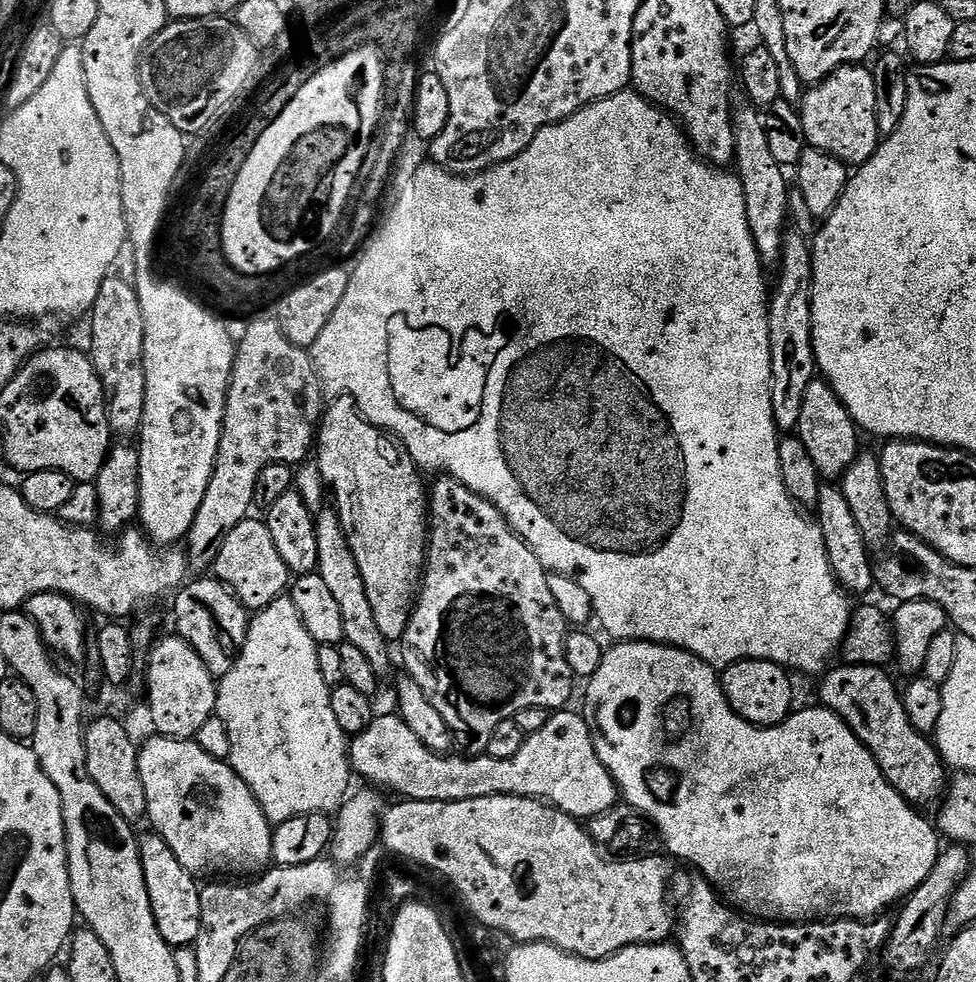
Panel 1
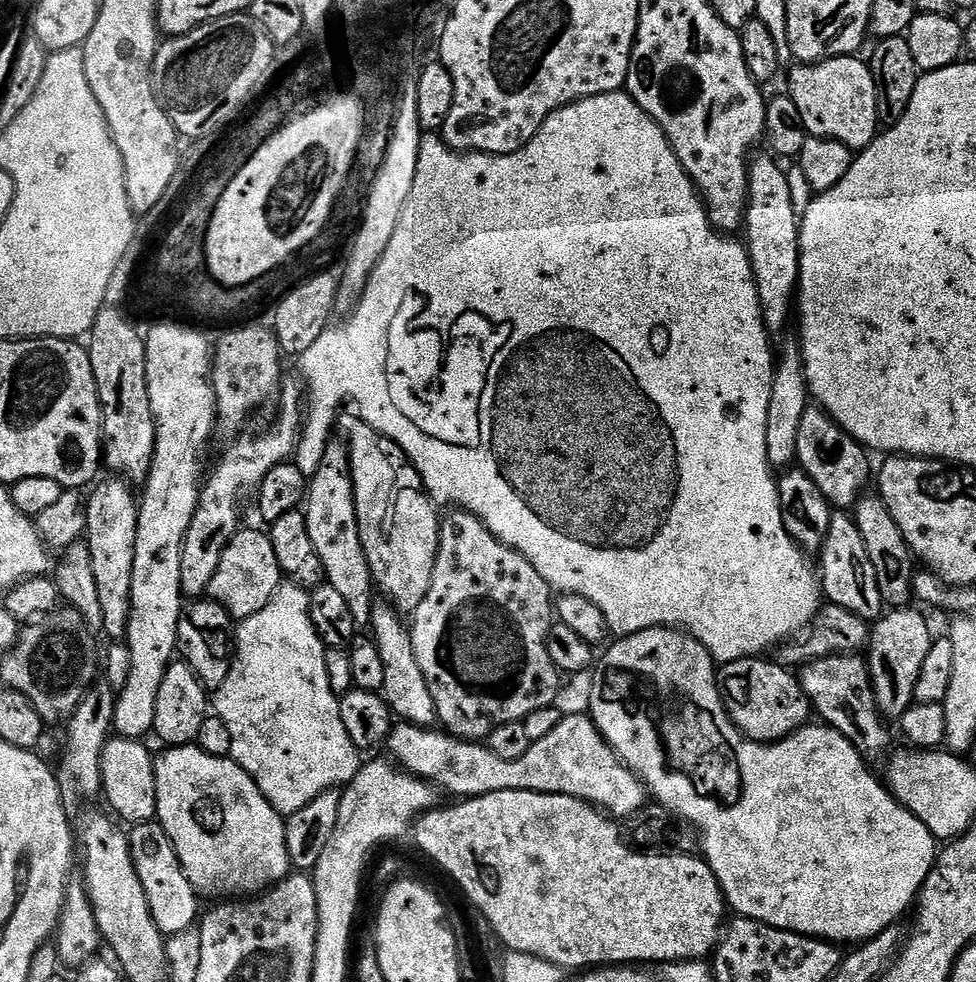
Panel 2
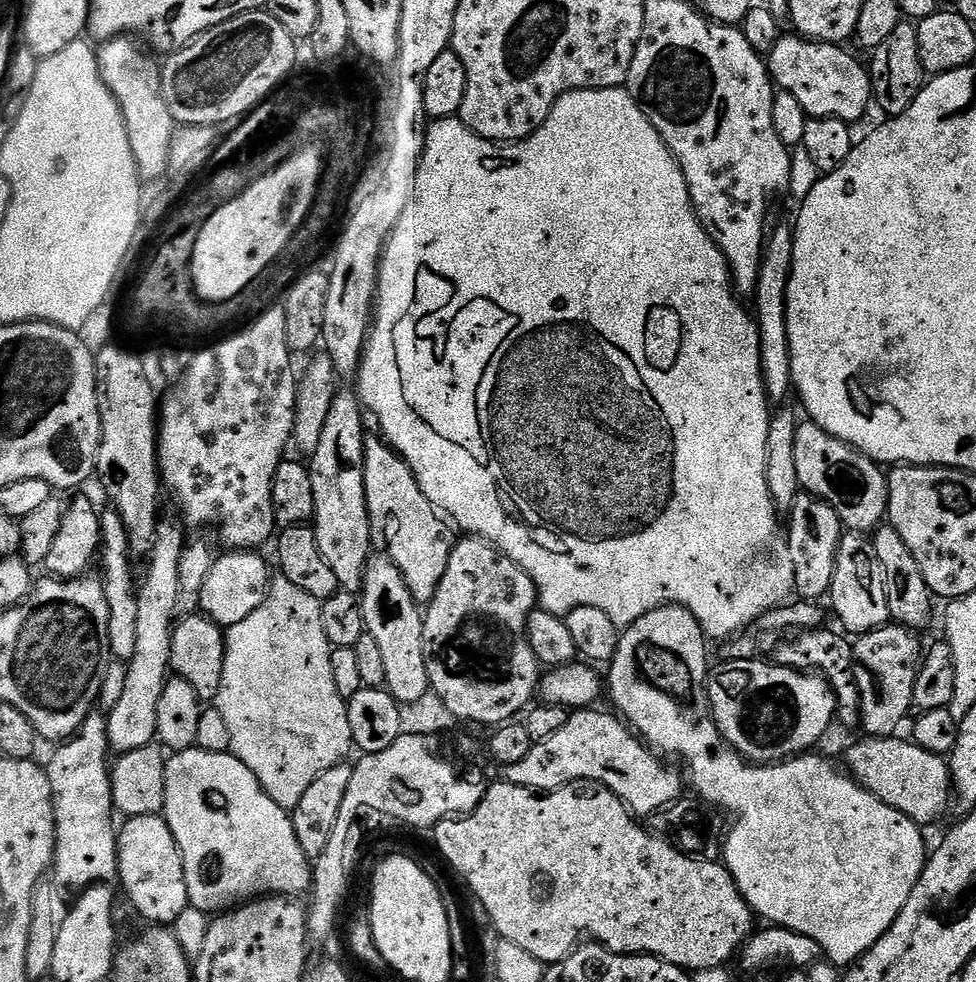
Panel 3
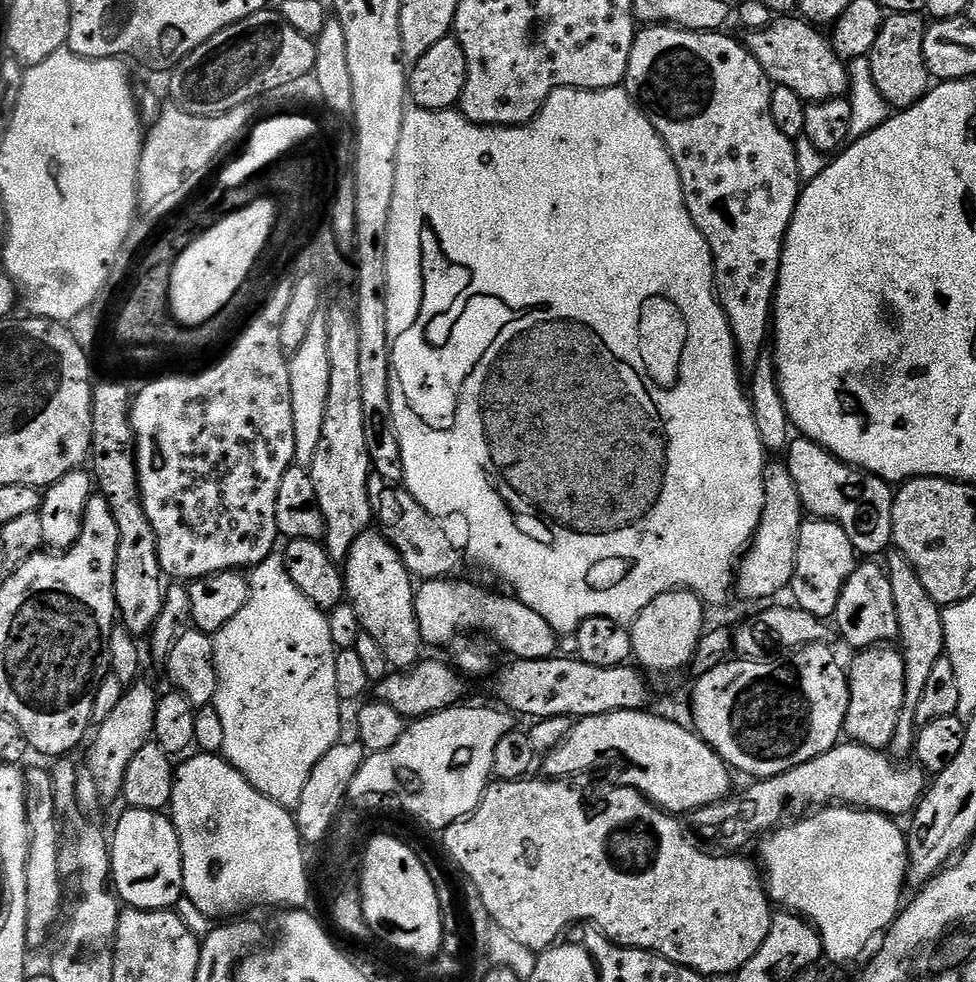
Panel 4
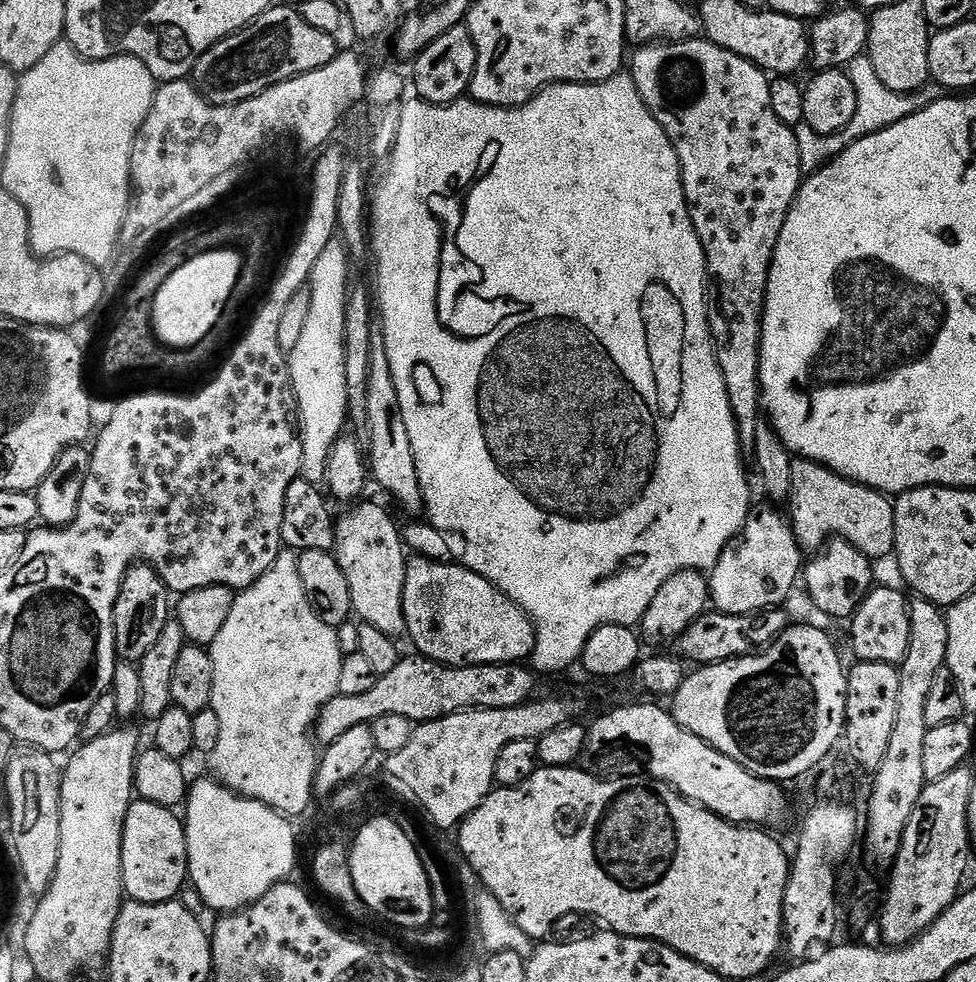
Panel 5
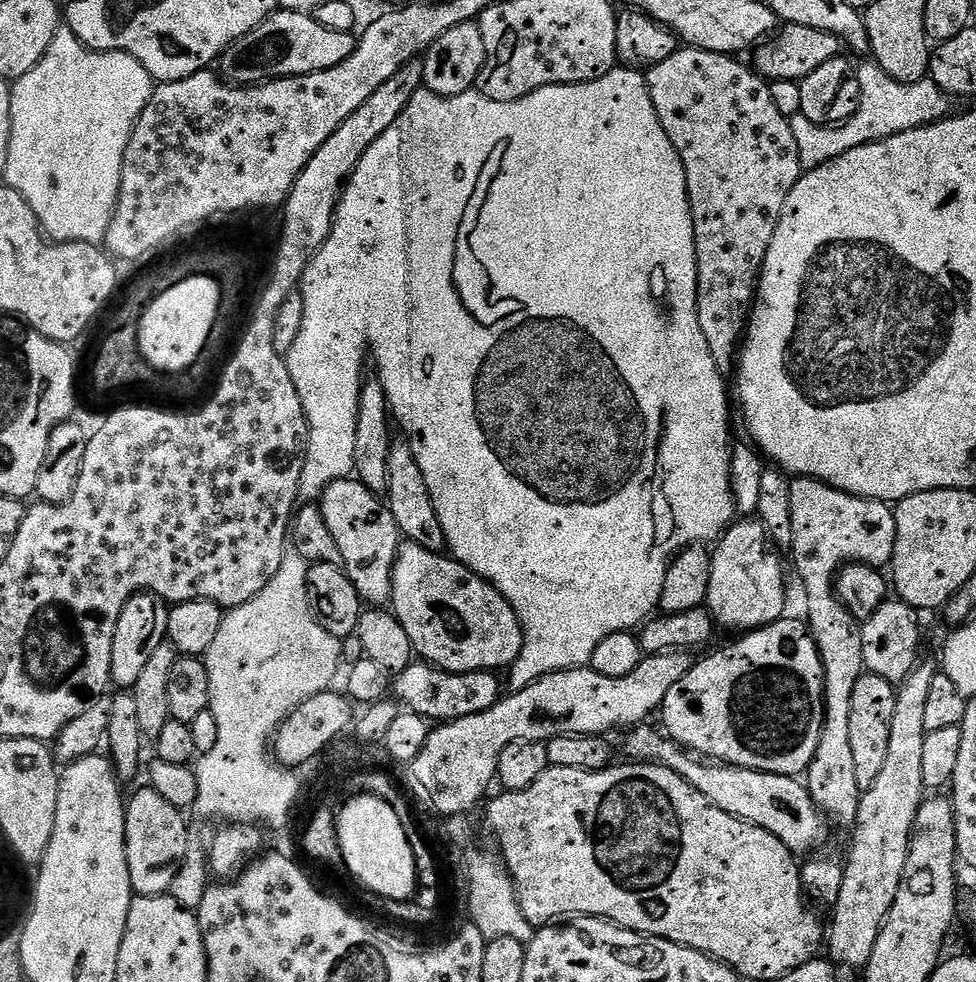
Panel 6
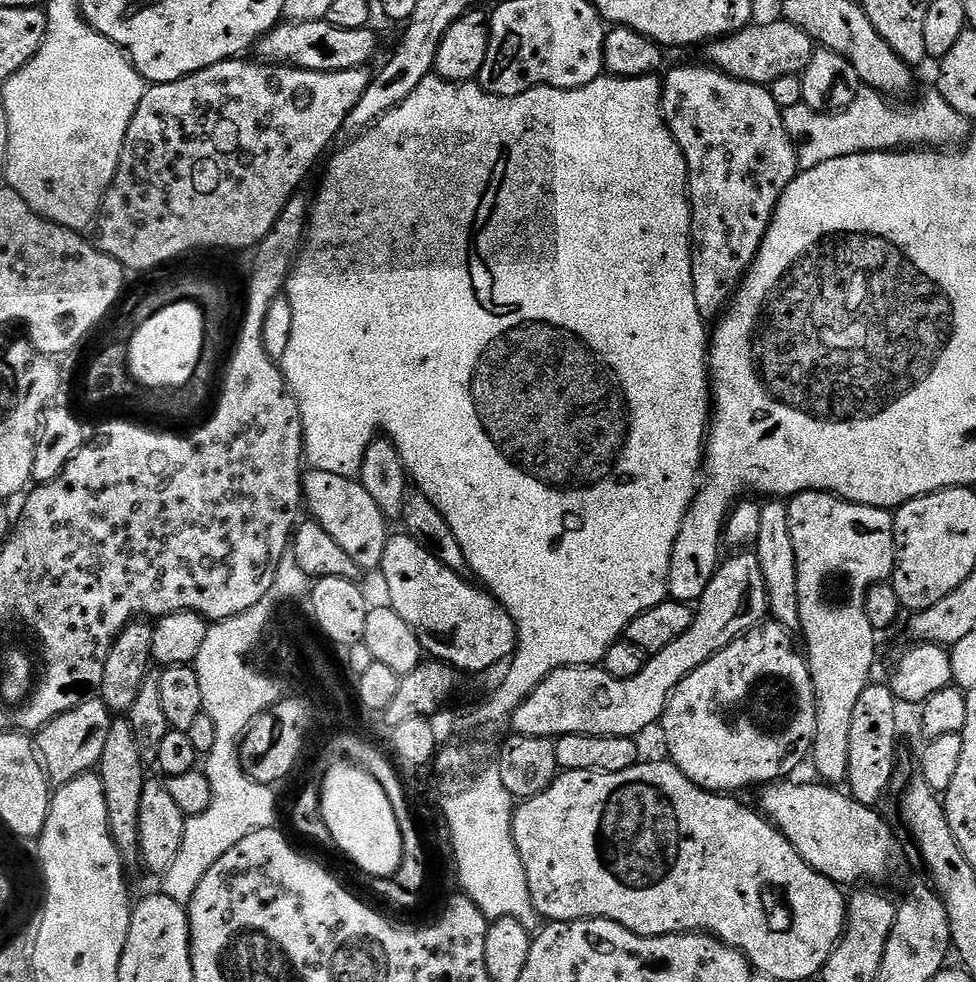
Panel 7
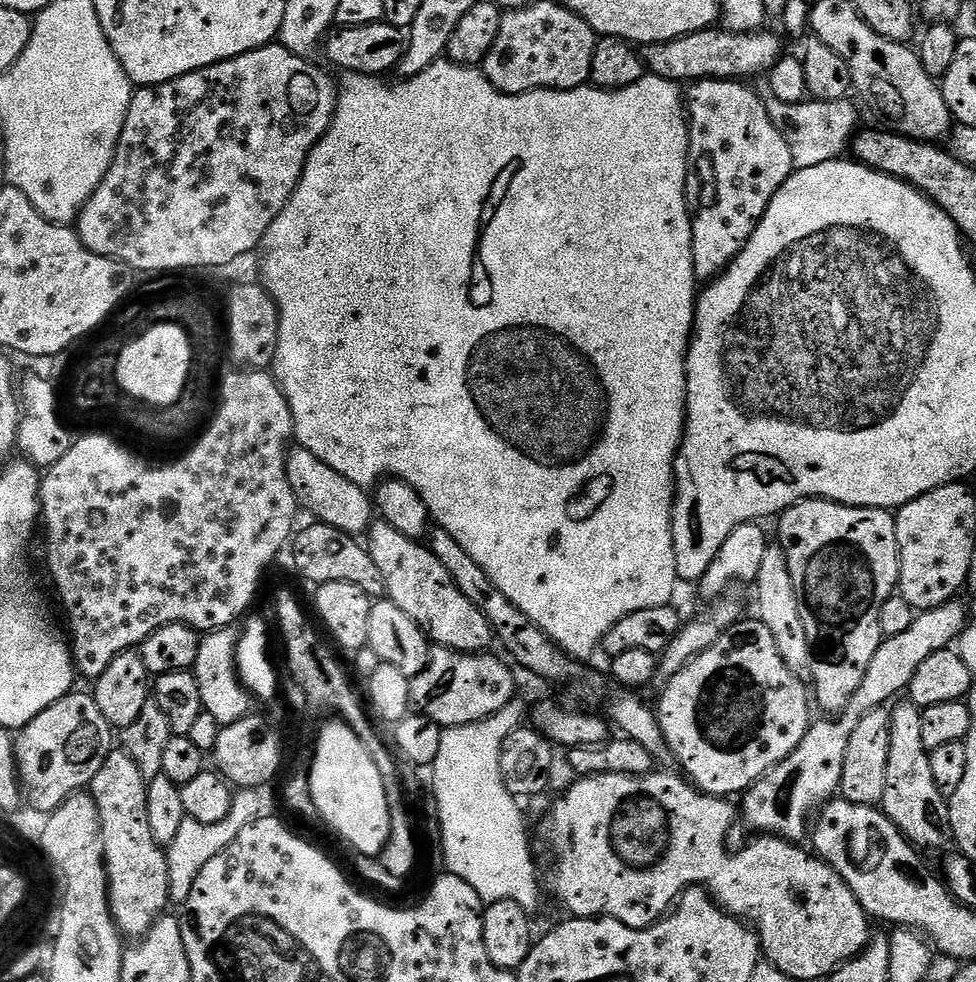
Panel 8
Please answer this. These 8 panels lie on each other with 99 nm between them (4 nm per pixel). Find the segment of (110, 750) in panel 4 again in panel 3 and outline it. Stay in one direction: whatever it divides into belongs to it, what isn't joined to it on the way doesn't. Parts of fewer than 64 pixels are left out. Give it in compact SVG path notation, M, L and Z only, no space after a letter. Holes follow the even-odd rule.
M166 518L156 526L156 541L152 551L146 557L148 569L144 572L144 581L139 581L136 601L138 602L138 639L134 658L126 663L126 687L113 708L107 709L108 746L113 753L138 750L156 740L158 726L158 701L162 690L170 679L170 642L172 629L178 613L178 562L186 543L179 523L171 524ZM177 524L177 525L176 525ZM180 527L180 528L179 528Z

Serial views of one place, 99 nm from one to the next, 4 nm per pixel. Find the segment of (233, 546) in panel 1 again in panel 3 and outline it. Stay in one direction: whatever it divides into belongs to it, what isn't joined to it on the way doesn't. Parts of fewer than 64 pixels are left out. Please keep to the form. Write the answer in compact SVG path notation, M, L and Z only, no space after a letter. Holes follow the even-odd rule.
M228 550L225 556L217 555L210 566L210 574L206 574L206 582L202 582L202 598L199 611L213 620L219 628L225 630L238 626L262 606L268 597L270 575L268 564L256 550Z

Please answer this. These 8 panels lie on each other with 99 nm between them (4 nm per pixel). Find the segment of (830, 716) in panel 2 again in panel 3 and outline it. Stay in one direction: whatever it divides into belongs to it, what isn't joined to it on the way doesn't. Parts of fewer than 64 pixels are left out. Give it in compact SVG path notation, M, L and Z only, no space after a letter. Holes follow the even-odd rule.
M821 626L813 628L811 631L801 631L791 637L793 640L788 640L790 638L781 639L774 651L774 660L784 668L794 668L797 672L823 676L836 696L839 723L844 723L848 728L859 729L861 727L860 691L856 685L852 659L854 644L847 635L841 634L839 631L836 632L831 632L828 626Z

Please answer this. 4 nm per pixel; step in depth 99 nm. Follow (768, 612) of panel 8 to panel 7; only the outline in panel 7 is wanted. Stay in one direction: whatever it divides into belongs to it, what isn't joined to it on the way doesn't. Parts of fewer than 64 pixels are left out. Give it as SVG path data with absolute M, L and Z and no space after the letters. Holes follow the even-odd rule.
M768 498L760 504L760 525L754 551L758 566L762 566L762 578L766 578L768 611L771 619L789 630L800 627L798 606L798 562L794 558L794 541L790 539L790 510L780 498Z

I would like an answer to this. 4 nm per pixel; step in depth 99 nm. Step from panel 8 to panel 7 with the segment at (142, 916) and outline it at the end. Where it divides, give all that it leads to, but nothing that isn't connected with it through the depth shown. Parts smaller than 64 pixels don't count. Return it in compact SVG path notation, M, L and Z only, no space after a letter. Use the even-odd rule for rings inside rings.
M113 719L110 734L106 734L106 747L98 765L98 775L106 790L106 810L114 842L121 853L135 853L138 848L138 810L142 806L142 790L146 779L146 761L140 756L134 730L127 719Z

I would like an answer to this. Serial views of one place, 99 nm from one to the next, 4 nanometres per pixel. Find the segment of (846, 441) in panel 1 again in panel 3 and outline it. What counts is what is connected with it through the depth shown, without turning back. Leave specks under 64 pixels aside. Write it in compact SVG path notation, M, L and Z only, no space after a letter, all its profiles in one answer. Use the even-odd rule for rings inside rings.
M800 422L794 434L794 466L798 469L798 482L807 495L816 496L830 505L838 514L841 524L849 533L871 534L885 523L888 514L888 477L885 469L846 442L826 434L822 426Z

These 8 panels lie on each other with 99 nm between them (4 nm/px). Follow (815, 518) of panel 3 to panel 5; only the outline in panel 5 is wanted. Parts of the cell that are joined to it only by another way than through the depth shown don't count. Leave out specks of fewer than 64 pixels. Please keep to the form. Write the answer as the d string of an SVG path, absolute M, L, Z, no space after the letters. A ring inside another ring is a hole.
M839 538L829 539L813 556L816 557L809 564L807 561L802 568L802 584L808 587L808 596L813 606L832 620L851 621L858 606L872 593L877 583L872 573L873 561L862 554L862 550Z

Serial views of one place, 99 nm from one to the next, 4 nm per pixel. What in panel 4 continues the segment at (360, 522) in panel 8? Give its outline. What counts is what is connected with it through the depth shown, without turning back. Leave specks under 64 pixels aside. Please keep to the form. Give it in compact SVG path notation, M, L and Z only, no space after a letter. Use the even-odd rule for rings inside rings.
M369 530L360 535L354 542L354 546L350 548L347 560L343 561L342 571L344 573L344 591L357 612L361 629L366 634L370 634L370 638L374 638L374 642L378 642L378 646L382 646L389 665L396 670L407 670L419 664L422 659L420 651L425 651L426 645L418 630L414 577L402 562L398 550L394 550L394 546L385 538L383 532Z

